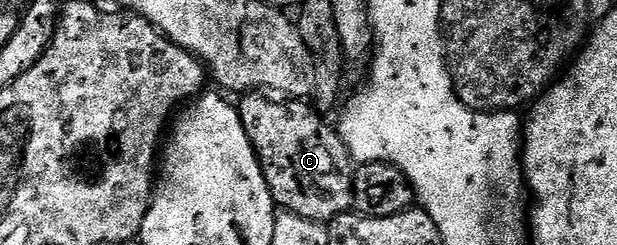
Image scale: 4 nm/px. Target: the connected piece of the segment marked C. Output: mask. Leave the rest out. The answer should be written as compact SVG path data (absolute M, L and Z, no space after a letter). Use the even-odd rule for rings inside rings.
M257 90L239 97L238 111L277 206L285 212L321 222L343 216L353 207L352 155L339 131L333 125L331 128L311 103L300 98L285 102Z

